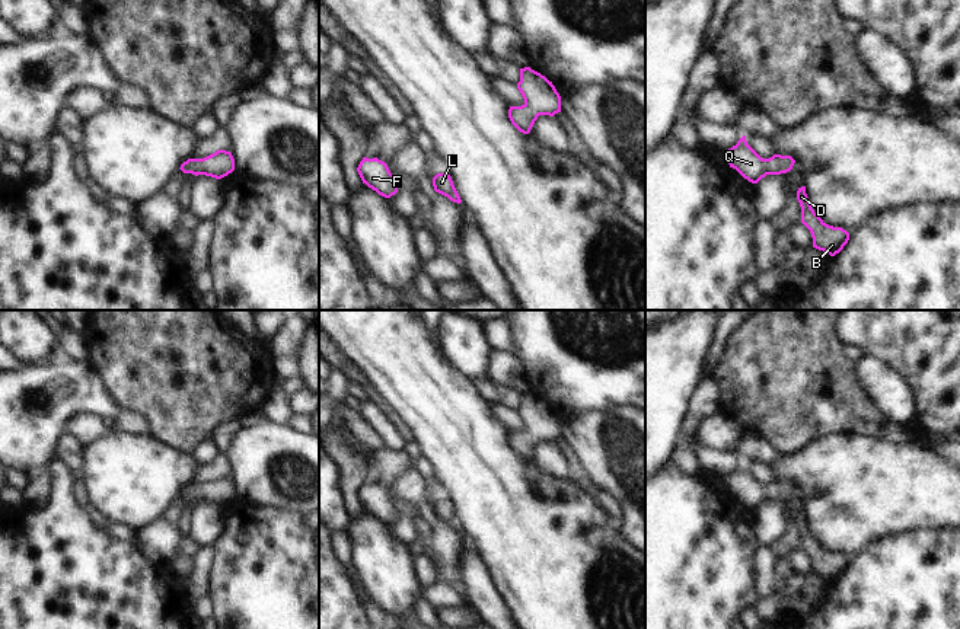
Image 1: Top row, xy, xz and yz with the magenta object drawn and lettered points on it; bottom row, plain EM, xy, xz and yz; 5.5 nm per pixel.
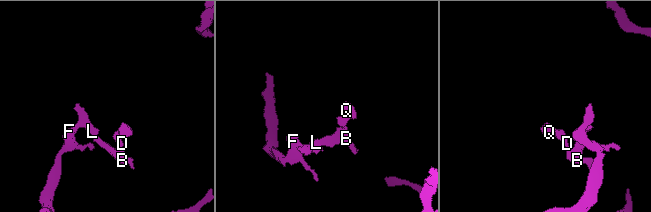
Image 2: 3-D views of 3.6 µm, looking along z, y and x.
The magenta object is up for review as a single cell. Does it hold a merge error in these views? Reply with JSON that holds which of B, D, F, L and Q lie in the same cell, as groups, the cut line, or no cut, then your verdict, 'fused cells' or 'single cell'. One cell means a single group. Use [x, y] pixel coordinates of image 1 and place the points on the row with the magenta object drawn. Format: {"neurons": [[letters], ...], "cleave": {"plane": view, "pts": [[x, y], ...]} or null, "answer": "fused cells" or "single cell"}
{"neurons": [["B", "D", "F", "L", "Q"]], "cleave": null, "answer": "single cell"}

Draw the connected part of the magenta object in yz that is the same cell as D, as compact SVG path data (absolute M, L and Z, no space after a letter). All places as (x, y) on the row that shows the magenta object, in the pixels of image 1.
M806 186L798 188L797 199L801 207L801 223L810 230L813 248L835 256L849 240L849 233L842 227L826 224L811 208Z

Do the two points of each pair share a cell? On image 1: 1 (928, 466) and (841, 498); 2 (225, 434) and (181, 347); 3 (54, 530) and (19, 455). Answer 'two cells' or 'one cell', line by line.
1: one cell
2: two cells
3: two cells

